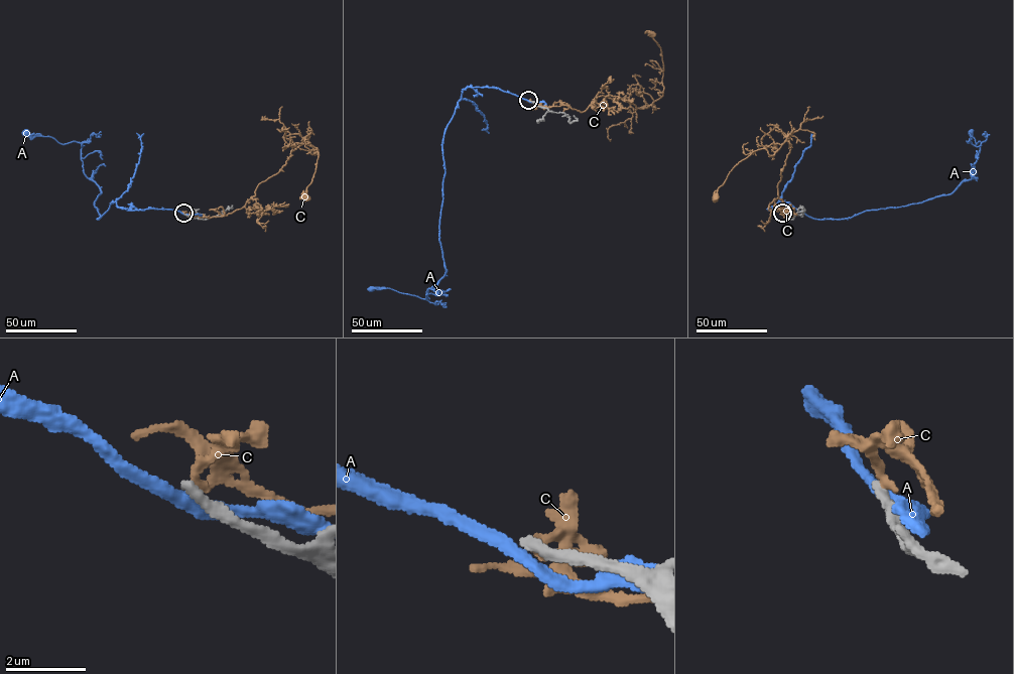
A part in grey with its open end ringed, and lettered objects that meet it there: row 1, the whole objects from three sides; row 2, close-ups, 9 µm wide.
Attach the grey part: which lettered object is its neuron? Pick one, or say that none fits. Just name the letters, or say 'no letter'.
no letter

